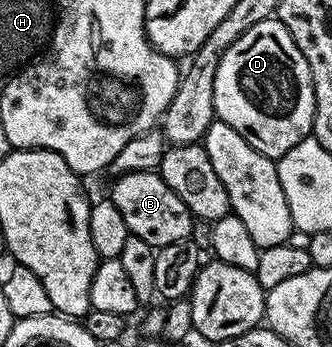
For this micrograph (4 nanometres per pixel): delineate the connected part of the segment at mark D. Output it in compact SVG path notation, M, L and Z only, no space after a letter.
M273 17L266 21L258 21L254 29L246 29L230 49L218 61L218 73L214 73L214 109L216 119L235 129L258 153L270 157L273 161L280 159L298 141L312 135L312 122L316 112L314 97L314 81L310 73L310 65L306 57L302 57L302 49L294 45L294 37L290 37L290 29Z

